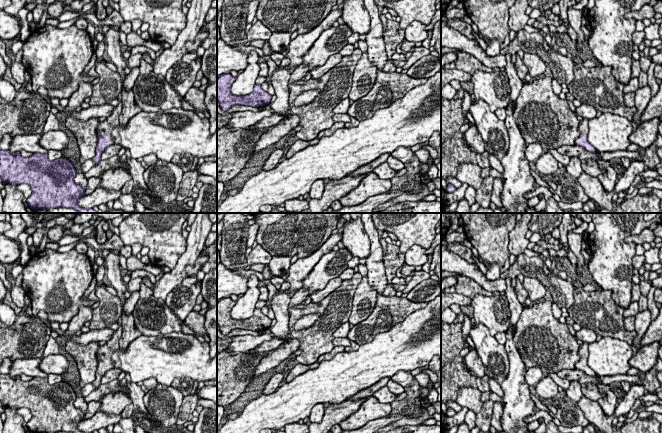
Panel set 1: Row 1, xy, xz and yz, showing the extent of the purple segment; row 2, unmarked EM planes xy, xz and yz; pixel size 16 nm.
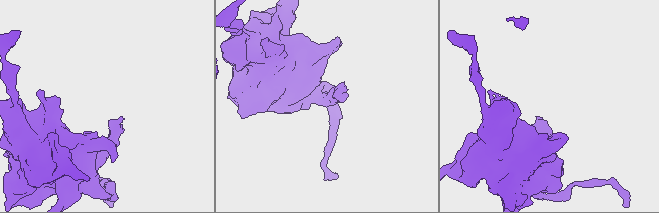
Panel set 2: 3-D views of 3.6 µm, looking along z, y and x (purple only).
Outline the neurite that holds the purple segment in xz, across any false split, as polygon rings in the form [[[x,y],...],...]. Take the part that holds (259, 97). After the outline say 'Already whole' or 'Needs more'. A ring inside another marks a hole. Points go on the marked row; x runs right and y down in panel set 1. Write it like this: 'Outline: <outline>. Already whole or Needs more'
Outline: [[[230,73],[221,75],[217,79],[217,100],[224,112],[234,105],[245,105],[251,107],[266,106],[270,103],[272,95],[264,91],[261,85],[255,84],[252,93],[246,96],[235,96],[231,93],[231,85],[235,81]]]. Already whole

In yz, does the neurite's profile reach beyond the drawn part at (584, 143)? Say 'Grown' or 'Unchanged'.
Grown

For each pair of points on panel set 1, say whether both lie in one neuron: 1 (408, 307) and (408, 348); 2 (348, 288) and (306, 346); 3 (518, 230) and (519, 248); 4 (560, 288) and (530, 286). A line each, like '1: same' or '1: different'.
1: different
2: same
3: same
4: different

